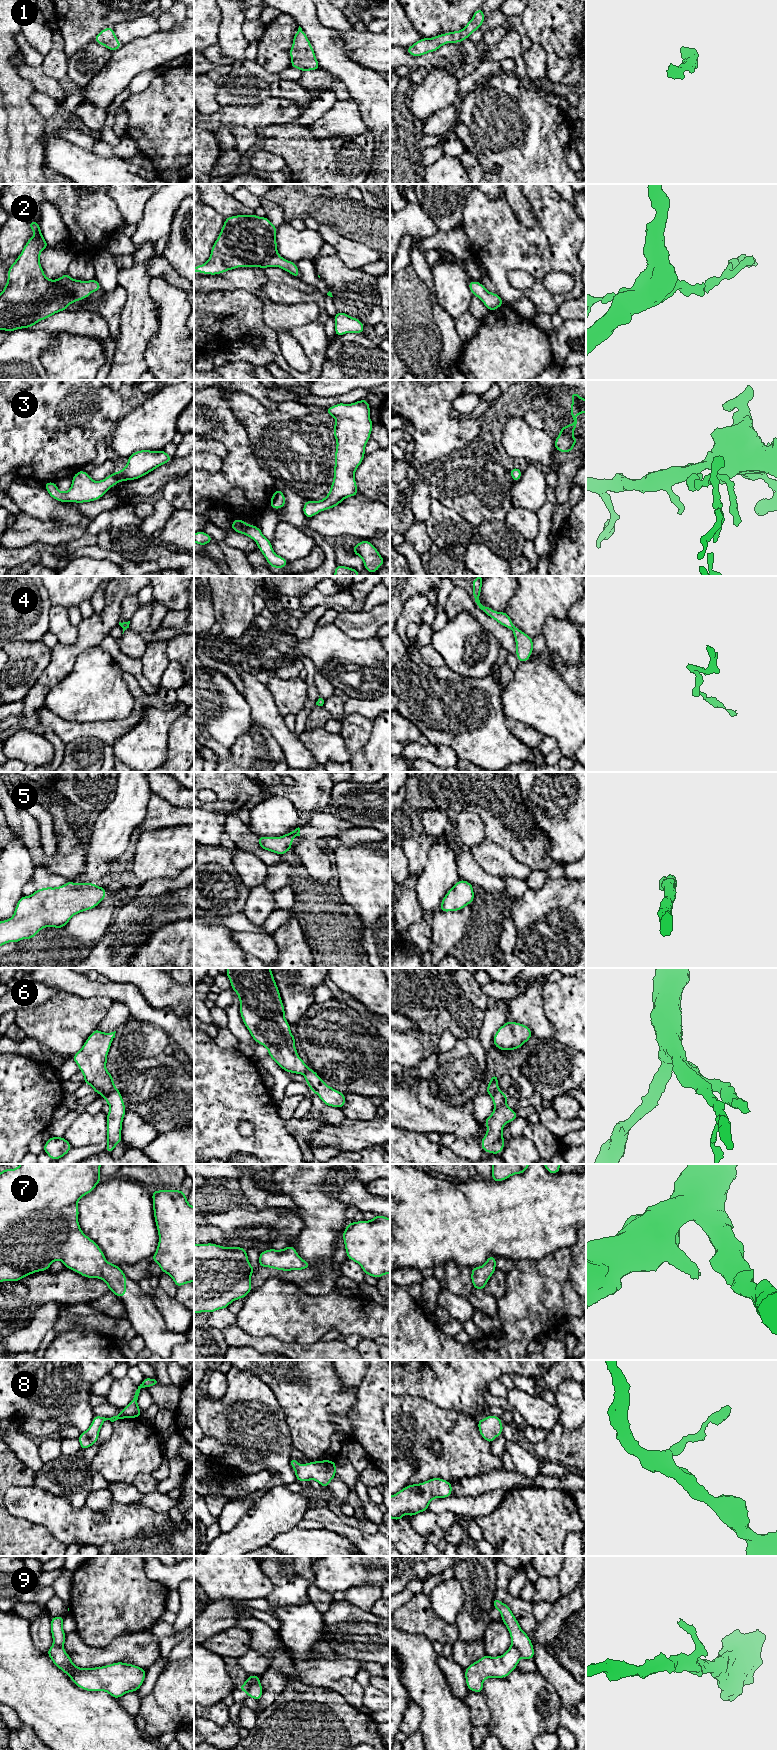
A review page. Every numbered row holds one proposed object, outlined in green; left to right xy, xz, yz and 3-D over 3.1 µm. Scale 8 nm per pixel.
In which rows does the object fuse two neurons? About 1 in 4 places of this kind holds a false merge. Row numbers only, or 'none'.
6, 9

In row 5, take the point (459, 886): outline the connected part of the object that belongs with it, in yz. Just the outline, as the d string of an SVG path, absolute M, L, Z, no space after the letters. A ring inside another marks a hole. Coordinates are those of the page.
M460 879L442 899L440 911L459 911L466 905L473 903L473 901L473 885L468 881Z

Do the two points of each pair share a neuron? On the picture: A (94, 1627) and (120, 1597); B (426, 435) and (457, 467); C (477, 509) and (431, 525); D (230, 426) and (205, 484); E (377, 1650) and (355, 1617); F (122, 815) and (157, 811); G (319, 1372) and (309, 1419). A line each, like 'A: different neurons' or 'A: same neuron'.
A: same neuron
B: different neurons
C: different neurons
D: same neuron
E: same neuron
F: different neurons
G: same neuron

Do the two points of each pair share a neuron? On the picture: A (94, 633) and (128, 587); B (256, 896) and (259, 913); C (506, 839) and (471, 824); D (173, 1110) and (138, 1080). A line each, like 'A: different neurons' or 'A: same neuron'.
A: same neuron
B: same neuron
C: different neurons
D: same neuron

